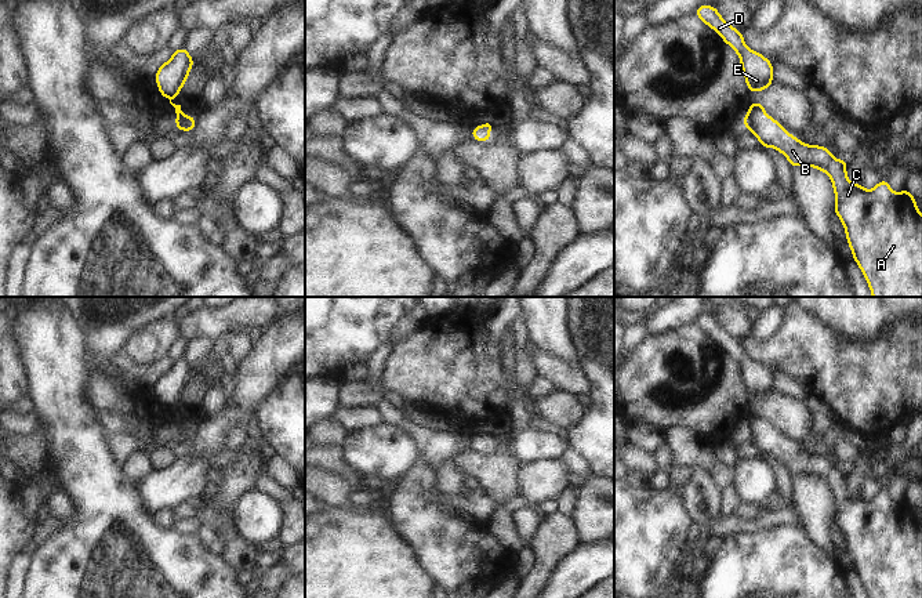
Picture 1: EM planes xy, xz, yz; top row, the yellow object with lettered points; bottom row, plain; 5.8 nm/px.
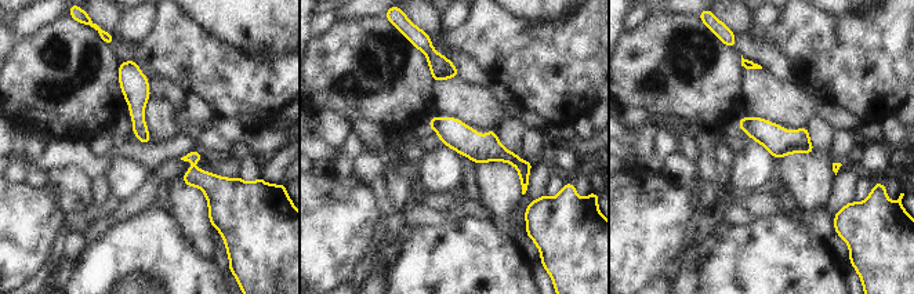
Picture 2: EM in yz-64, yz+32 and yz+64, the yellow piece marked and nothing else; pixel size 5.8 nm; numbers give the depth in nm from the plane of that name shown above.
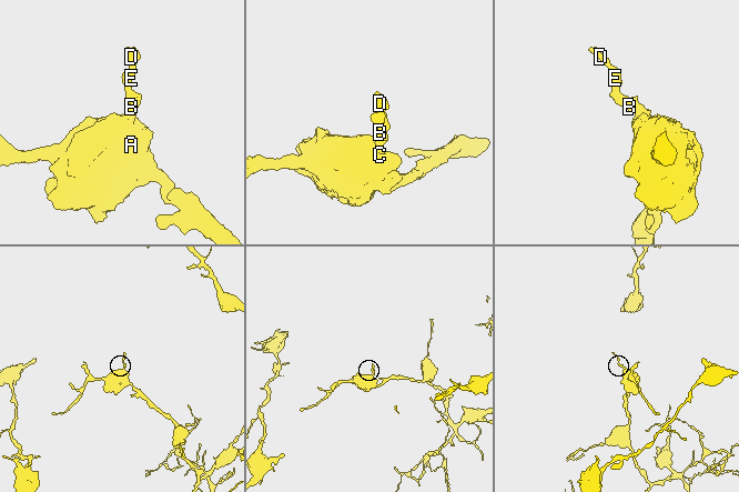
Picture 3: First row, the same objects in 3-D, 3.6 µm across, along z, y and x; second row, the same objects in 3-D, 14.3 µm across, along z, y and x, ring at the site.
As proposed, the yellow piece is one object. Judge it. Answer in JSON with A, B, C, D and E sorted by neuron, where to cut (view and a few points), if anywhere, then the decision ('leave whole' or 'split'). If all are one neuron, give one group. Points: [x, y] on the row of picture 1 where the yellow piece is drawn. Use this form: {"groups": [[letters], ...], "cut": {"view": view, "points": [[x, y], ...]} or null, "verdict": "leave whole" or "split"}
{"groups": [["A", "B", "C", "D", "E"]], "cut": null, "verdict": "leave whole"}

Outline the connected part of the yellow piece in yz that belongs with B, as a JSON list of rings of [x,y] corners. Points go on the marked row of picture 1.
[[[758,101],[749,105],[743,124],[763,148],[773,146],[785,155],[792,167],[809,166],[831,177],[836,200],[834,211],[845,226],[853,260],[859,264],[872,297],[922,297],[922,215],[915,197],[907,189],[894,193],[883,180],[871,191],[865,191],[861,184],[852,184],[846,175],[847,160],[835,159],[828,148],[805,145],[767,116]]]

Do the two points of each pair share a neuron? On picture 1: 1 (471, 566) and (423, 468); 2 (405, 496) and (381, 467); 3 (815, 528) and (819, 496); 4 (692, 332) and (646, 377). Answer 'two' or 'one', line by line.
1: one
2: two
3: one
4: one

